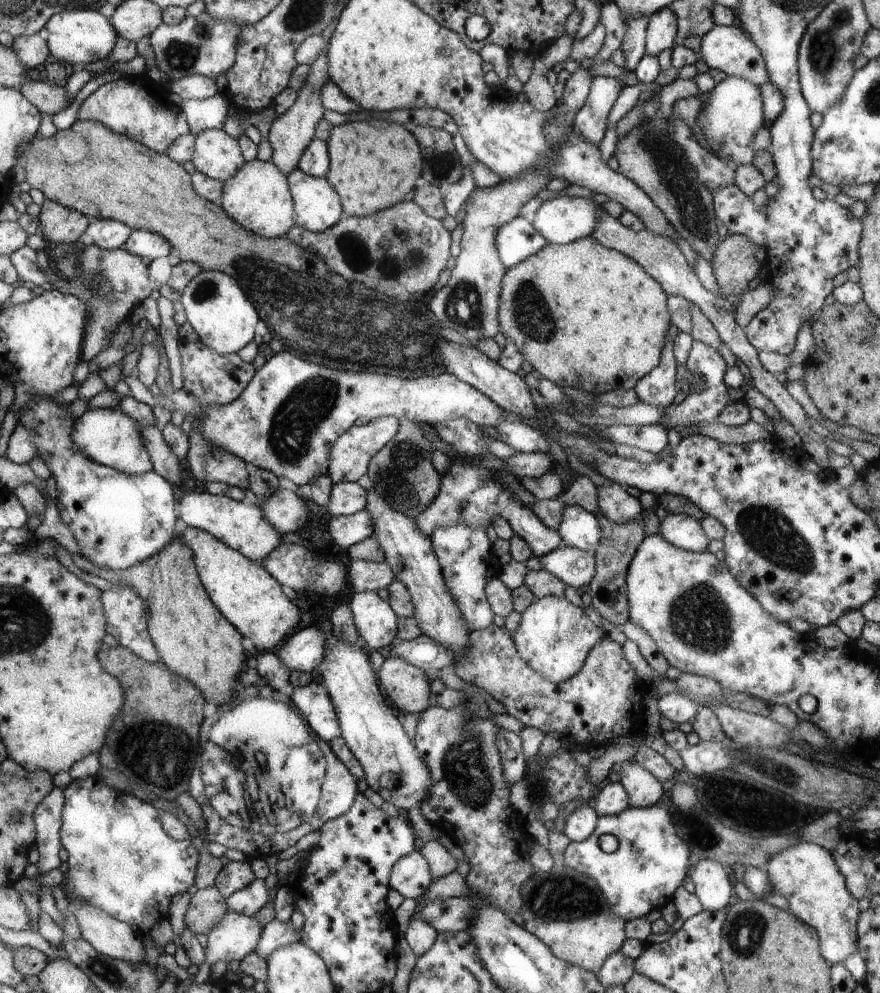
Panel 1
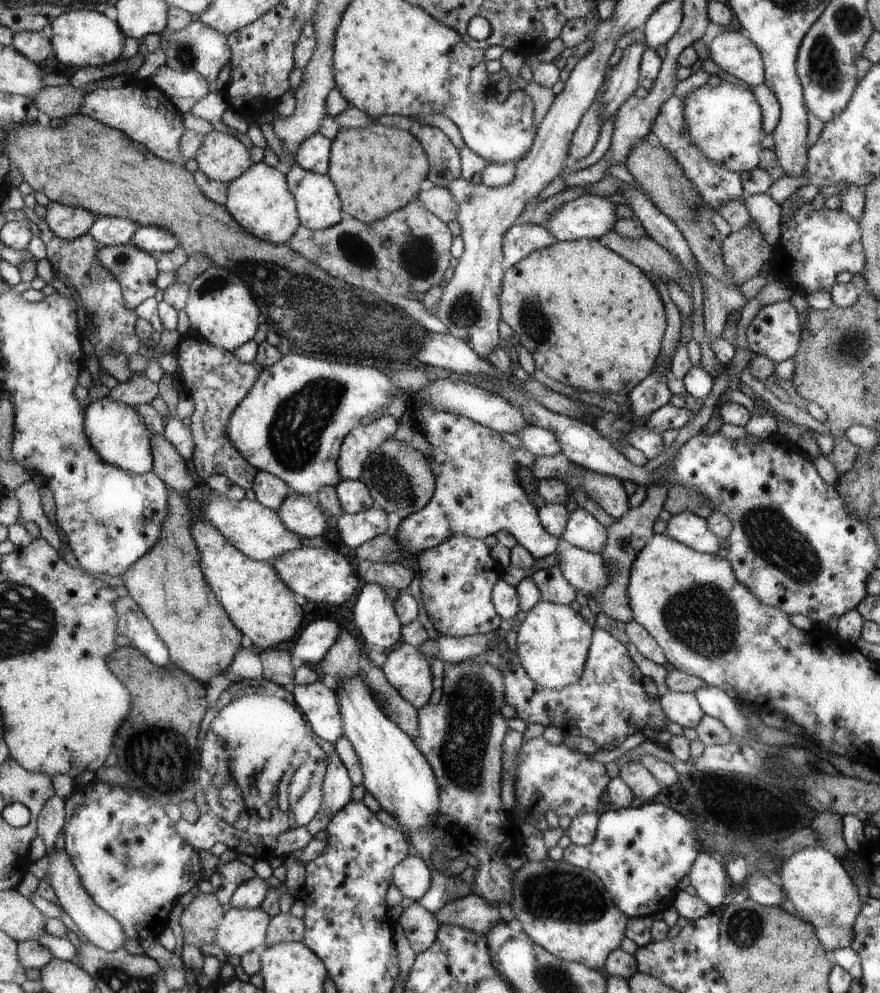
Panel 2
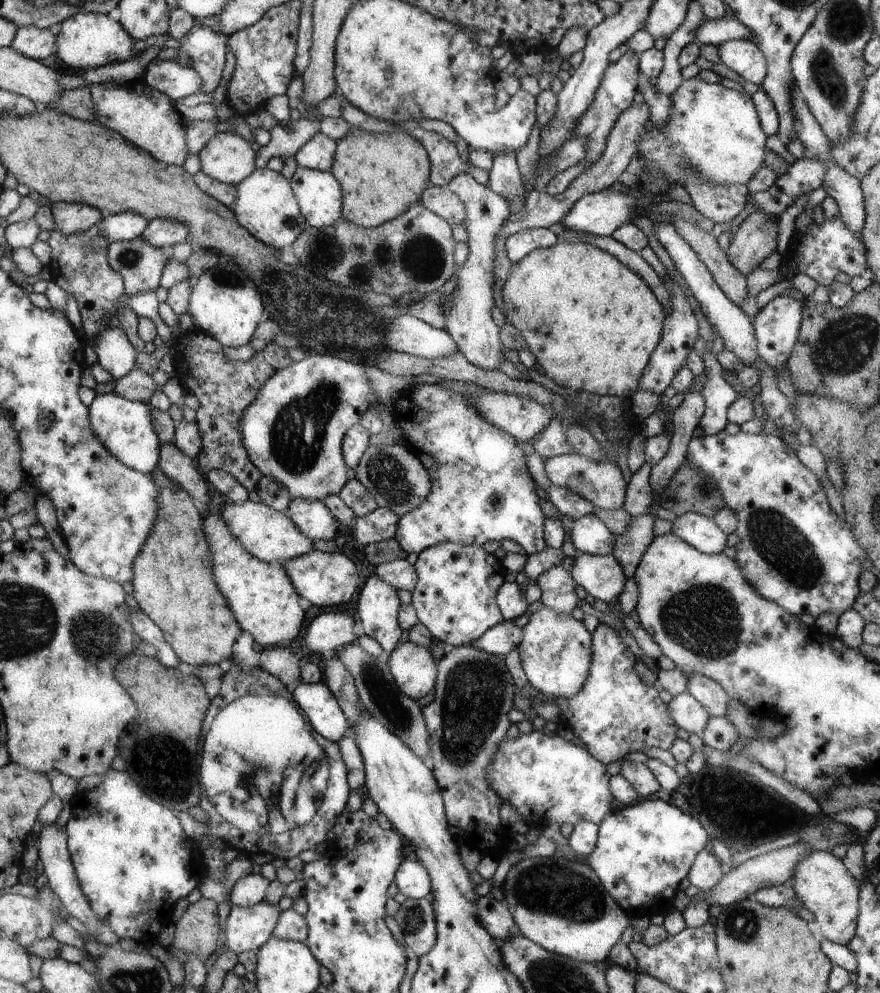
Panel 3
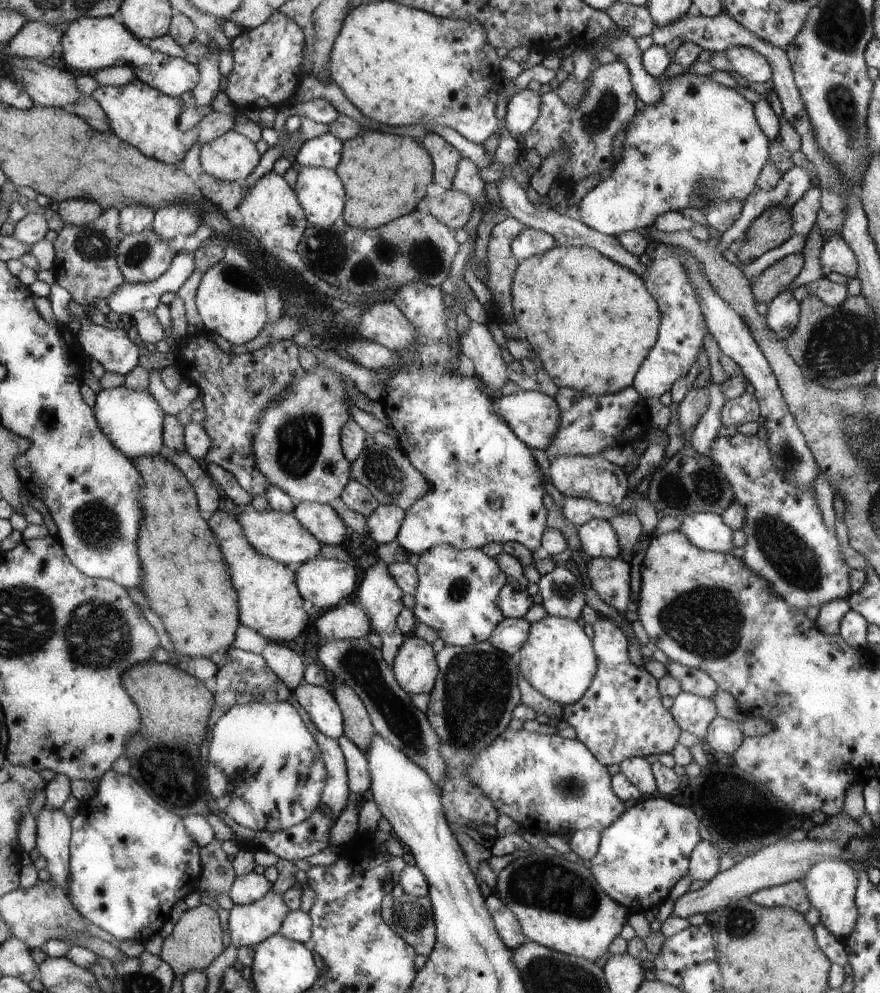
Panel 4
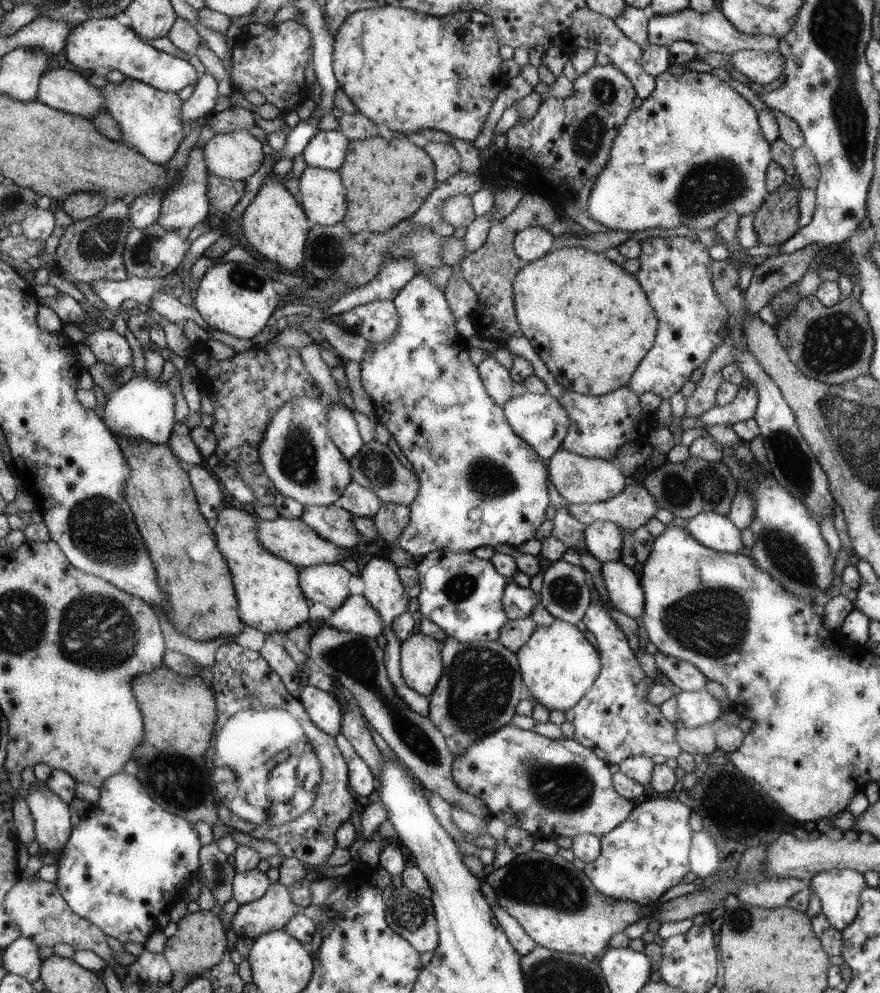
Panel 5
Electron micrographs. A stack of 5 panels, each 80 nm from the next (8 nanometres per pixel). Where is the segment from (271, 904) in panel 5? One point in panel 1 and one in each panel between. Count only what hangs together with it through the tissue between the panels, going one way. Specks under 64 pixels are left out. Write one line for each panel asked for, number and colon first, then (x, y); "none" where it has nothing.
1: (238, 935)
2: (242, 930)
3: (247, 928)
4: (249, 925)

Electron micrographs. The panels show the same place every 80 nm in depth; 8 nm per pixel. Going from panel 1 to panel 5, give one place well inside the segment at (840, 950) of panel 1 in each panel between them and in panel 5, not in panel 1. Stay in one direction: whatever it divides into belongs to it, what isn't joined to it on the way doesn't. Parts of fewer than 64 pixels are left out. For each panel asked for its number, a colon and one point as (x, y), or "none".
2: (816, 881)
3: (825, 886)
4: (831, 885)
5: (838, 889)

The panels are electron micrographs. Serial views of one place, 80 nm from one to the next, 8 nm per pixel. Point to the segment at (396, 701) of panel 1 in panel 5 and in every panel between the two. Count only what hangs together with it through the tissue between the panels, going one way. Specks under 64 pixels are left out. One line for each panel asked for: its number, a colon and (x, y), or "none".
2: (406, 668)
3: (415, 672)
4: (416, 668)
5: (422, 667)

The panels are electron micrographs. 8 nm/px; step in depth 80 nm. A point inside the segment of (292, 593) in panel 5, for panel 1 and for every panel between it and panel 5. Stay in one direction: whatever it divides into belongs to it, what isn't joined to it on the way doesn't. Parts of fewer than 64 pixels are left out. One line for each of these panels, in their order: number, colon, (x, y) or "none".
1: (245, 592)
2: (258, 600)
3: (262, 596)
4: (270, 602)

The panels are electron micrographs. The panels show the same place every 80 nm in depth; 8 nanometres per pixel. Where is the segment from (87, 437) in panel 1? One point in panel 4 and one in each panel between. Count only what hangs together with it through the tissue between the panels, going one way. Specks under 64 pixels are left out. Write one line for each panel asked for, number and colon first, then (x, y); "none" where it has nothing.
2: (117, 431)
3: (126, 427)
4: (132, 418)

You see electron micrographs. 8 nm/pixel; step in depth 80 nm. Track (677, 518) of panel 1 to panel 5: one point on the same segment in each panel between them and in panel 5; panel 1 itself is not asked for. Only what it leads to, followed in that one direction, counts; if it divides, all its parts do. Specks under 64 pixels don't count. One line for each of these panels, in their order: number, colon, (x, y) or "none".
2: (690, 529)
3: (703, 532)
4: (709, 531)
5: (716, 531)

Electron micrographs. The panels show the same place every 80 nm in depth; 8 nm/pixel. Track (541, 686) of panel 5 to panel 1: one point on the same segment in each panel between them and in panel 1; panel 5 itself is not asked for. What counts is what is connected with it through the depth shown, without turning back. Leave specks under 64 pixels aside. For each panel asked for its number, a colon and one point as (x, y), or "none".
1: (554, 637)
2: (553, 642)
3: (556, 651)
4: (558, 660)

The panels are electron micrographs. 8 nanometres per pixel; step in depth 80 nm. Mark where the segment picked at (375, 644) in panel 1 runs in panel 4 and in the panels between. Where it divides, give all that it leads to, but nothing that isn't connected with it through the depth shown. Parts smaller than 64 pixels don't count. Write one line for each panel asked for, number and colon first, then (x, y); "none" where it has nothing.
2: (377, 620)
3: (377, 608)
4: (379, 592)

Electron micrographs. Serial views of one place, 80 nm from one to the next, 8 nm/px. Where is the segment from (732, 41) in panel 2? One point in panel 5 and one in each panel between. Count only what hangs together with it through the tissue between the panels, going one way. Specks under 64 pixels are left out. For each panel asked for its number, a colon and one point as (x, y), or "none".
3: (745, 57)
4: (754, 66)
5: (763, 67)

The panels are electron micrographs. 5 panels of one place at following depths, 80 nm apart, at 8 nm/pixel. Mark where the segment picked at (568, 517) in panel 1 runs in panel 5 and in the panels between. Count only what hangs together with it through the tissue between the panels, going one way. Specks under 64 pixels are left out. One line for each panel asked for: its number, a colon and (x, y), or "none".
2: (583, 531)
3: (588, 534)
4: (598, 539)
5: (604, 540)

